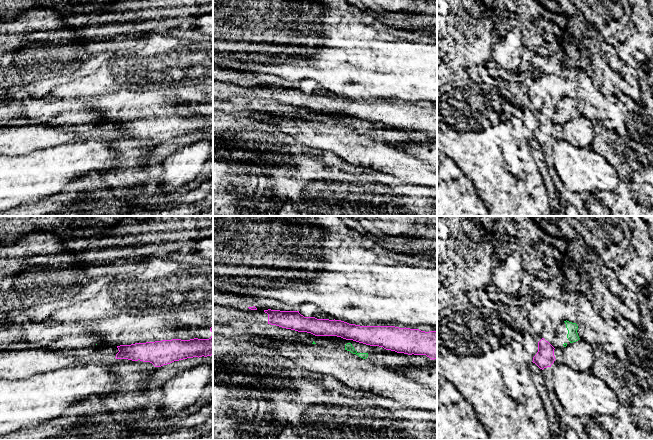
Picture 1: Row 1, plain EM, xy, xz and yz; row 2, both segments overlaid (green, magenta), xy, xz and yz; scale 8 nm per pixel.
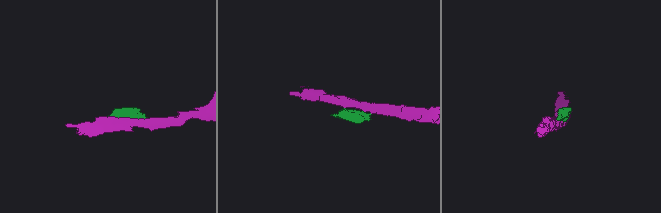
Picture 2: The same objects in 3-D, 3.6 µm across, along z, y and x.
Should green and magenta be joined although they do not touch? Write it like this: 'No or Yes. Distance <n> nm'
No. Distance 30 nm

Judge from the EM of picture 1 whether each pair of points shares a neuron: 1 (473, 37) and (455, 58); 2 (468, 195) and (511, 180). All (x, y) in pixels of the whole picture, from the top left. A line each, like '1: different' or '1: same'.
1: same
2: different

